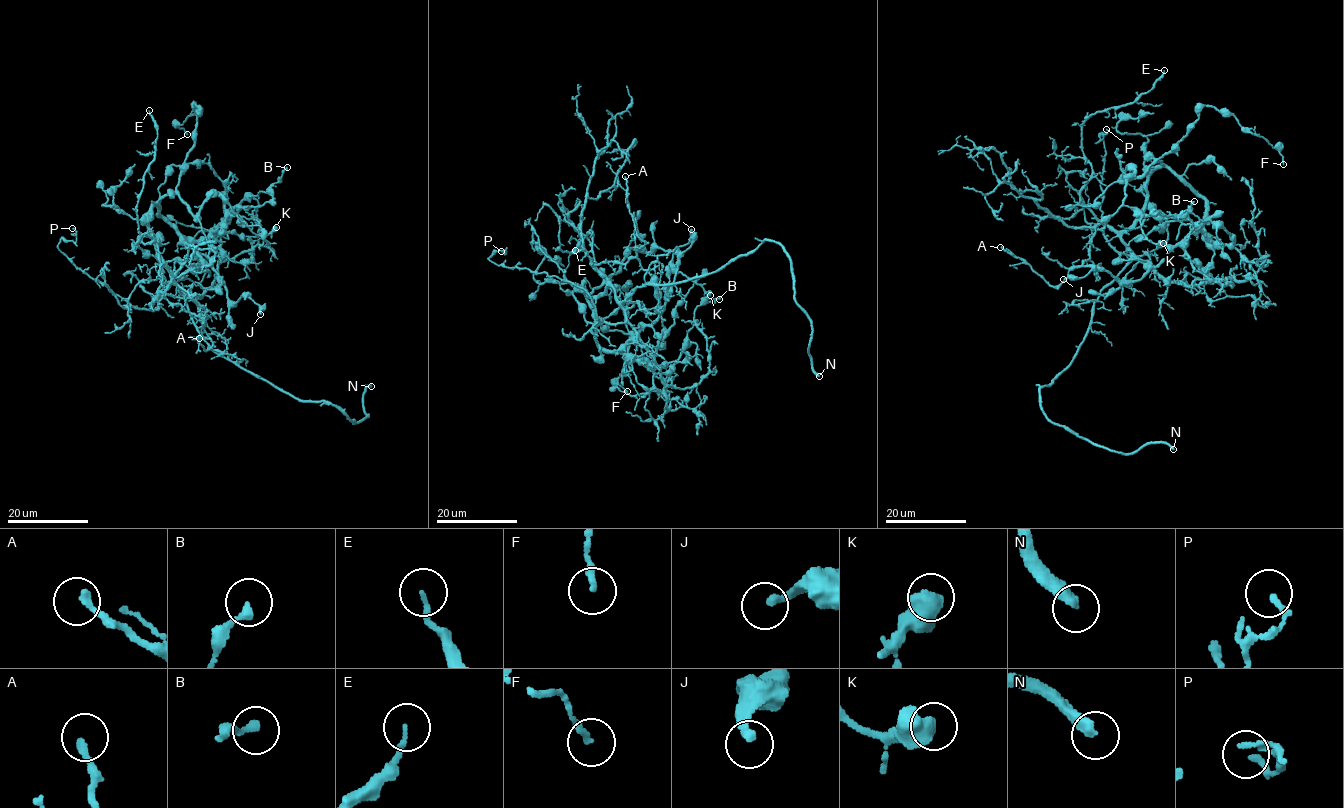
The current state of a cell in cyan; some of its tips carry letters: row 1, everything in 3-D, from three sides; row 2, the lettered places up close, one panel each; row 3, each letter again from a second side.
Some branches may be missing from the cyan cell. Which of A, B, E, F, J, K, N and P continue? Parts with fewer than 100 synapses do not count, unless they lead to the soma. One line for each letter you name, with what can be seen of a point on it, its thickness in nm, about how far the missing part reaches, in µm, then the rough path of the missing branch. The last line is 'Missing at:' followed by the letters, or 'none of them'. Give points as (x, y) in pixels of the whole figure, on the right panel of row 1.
N: Place: (1173, 449). Thickness 400 nm. Missing length about 15 µm. Course of what is missing: (1173, 449), (1206, 419), (1218, 417)
Missing at: N

